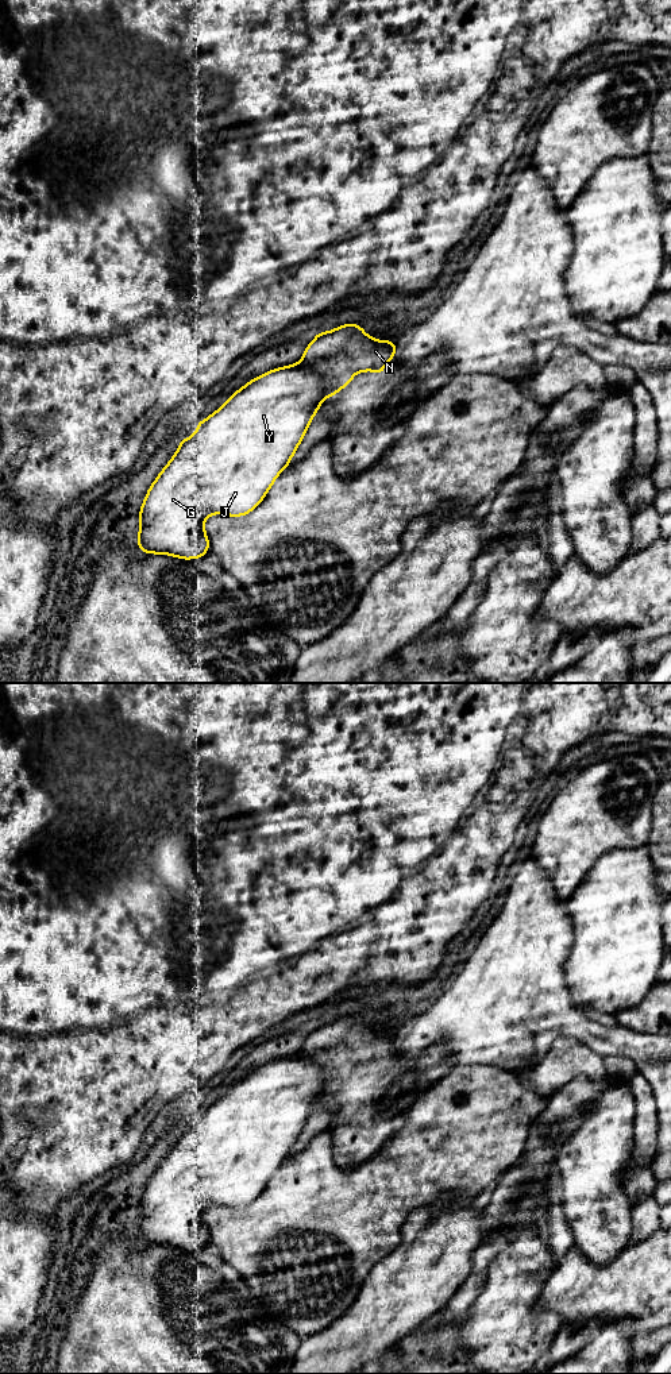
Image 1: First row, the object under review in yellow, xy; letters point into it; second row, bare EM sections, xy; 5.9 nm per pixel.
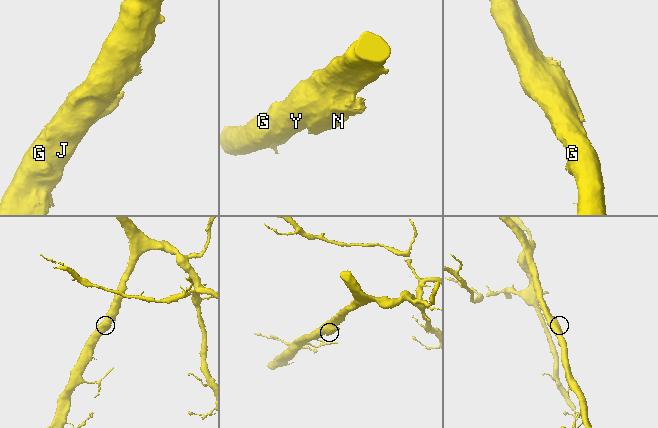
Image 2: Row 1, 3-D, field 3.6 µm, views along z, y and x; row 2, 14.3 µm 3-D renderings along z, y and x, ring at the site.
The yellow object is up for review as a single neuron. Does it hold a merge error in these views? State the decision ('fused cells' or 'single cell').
fused cells

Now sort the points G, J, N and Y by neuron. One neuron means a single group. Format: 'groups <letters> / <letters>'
groups G J Y / N

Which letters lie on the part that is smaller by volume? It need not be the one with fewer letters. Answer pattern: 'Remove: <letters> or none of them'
Remove: N

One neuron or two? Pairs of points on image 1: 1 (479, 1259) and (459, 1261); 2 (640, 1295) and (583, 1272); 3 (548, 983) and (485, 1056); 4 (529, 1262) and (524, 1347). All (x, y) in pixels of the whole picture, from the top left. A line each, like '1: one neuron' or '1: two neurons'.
1: two neurons
2: one neuron
3: one neuron
4: one neuron

